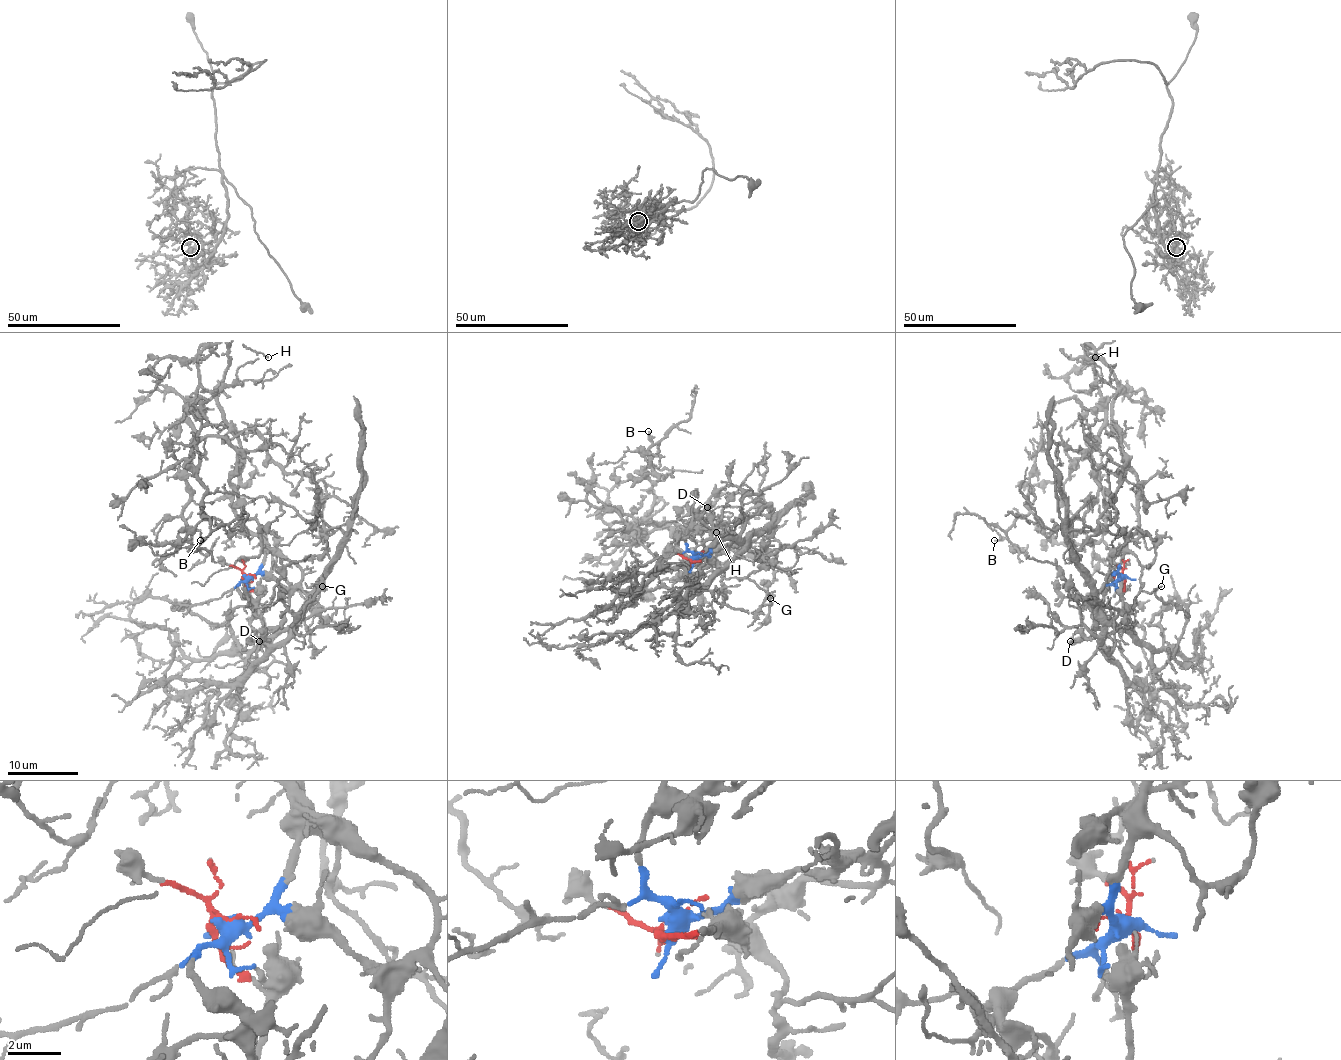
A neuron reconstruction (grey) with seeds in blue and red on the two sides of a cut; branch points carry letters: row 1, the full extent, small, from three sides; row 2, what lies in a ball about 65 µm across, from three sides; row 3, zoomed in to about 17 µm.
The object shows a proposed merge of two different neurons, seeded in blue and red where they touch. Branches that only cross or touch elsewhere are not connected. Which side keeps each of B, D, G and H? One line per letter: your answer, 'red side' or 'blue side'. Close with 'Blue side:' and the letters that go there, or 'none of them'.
B: blue side
D: blue side
G: blue side
H: blue side
Blue side: B, D, G, H

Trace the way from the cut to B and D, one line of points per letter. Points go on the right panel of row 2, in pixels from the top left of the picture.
B: (1121, 575), (1138, 485), (1112, 418), (1117, 381), (1085, 343), (1098, 406), (1052, 408), (1029, 513), (994, 540)
D: (1121, 575), (1115, 573), (1103, 591), (1098, 624), (1091, 635), (1070, 642)

